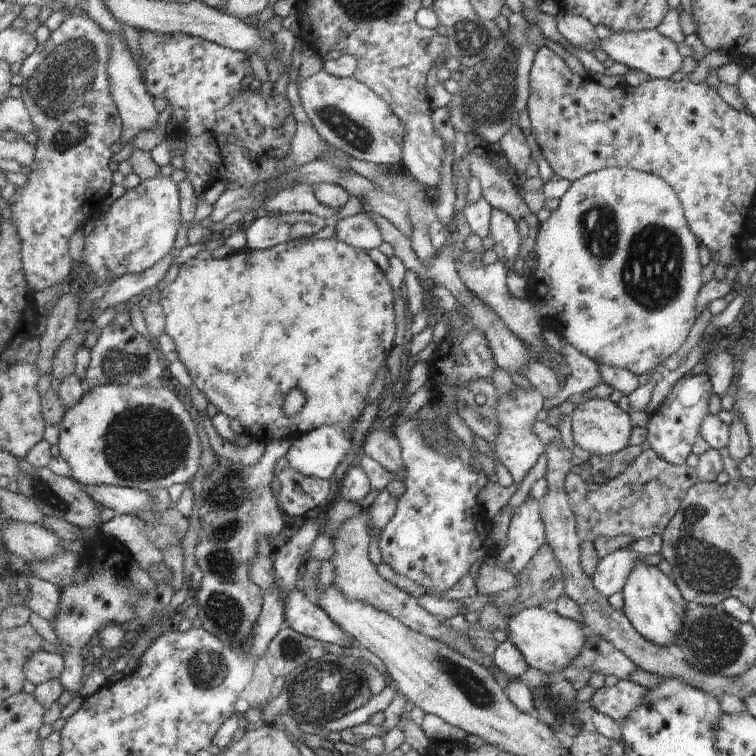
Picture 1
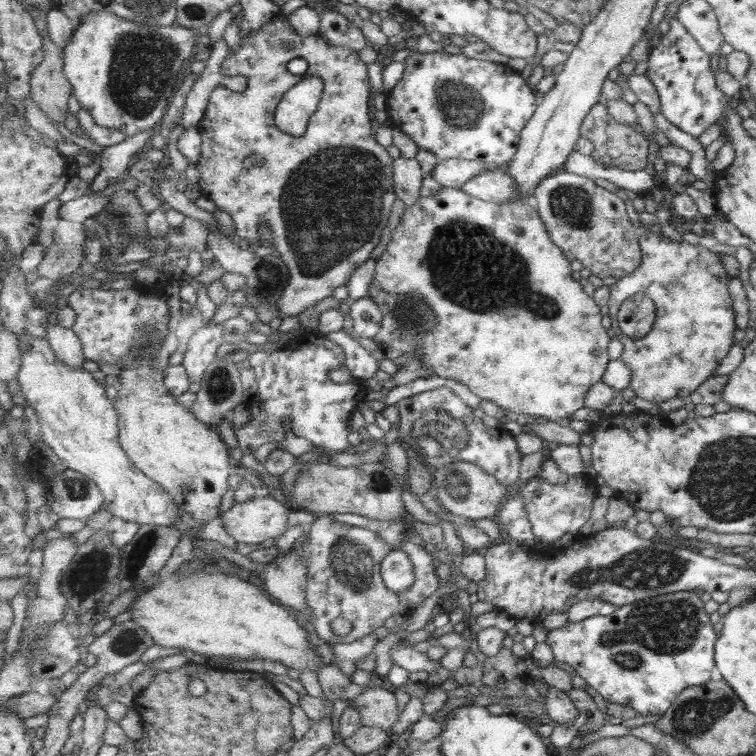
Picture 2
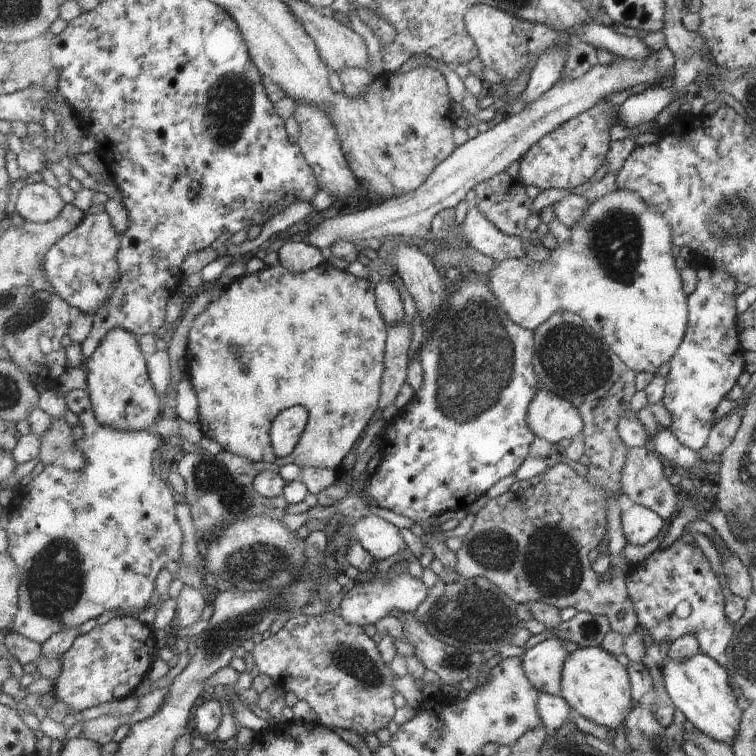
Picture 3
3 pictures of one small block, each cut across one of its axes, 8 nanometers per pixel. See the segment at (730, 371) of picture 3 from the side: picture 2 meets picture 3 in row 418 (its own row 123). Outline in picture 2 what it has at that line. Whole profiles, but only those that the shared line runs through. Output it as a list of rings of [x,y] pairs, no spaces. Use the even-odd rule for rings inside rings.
[[[675,16],[668,20],[668,28],[660,36],[658,45],[652,47],[648,55],[646,74],[659,91],[661,114],[675,128],[697,138],[707,126],[719,122],[723,108],[727,107],[729,97],[715,88],[713,74],[709,70],[709,58],[696,39]]]

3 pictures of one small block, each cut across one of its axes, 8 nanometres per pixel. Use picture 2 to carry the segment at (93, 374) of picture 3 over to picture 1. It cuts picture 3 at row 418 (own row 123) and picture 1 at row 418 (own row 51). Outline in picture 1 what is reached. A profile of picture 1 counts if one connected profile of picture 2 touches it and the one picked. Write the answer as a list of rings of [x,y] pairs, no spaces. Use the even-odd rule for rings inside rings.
[[[105,384],[88,390],[83,400],[69,408],[59,426],[58,448],[60,456],[70,467],[70,478],[77,482],[95,485],[117,485],[153,492],[157,488],[169,488],[173,484],[188,486],[193,476],[201,470],[200,428],[192,409],[184,403],[180,395],[166,386],[157,384],[147,387]]]

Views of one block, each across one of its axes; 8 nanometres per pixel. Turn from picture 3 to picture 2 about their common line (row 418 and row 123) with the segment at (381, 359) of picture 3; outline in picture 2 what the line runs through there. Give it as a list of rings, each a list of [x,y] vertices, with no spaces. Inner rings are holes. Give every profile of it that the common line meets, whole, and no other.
[[[281,13],[269,24],[266,24],[255,36],[248,36],[248,38],[241,39],[240,49],[235,51],[235,53],[230,52],[230,55],[222,64],[222,73],[225,76],[244,76],[247,80],[247,88],[241,92],[234,92],[225,86],[219,85],[212,92],[207,112],[198,126],[199,132],[202,134],[202,152],[199,163],[196,165],[196,169],[200,173],[200,181],[197,190],[202,196],[211,200],[216,208],[225,210],[225,212],[231,216],[236,226],[236,237],[239,241],[251,242],[254,243],[255,246],[268,246],[273,252],[277,250],[279,254],[283,254],[281,258],[283,258],[283,262],[285,262],[290,270],[290,279],[281,296],[281,301],[277,304],[279,320],[285,318],[285,316],[297,317],[301,313],[308,311],[309,308],[313,308],[315,304],[319,304],[321,300],[326,300],[329,299],[329,296],[333,296],[335,288],[346,286],[345,284],[349,282],[349,278],[353,276],[353,272],[357,270],[357,267],[363,264],[363,262],[367,262],[368,258],[371,258],[373,250],[375,250],[377,244],[381,242],[383,230],[389,226],[391,208],[393,208],[393,202],[398,198],[396,178],[393,169],[395,160],[389,156],[386,146],[376,139],[376,135],[373,135],[371,116],[369,116],[369,100],[371,100],[371,92],[373,89],[371,88],[371,82],[369,82],[369,74],[367,74],[367,64],[359,58],[357,50],[348,45],[331,44],[319,33],[313,36],[301,36],[300,33],[292,27],[288,16]],[[293,58],[303,58],[306,60],[309,65],[305,74],[297,76],[287,70],[287,64],[289,64]],[[314,76],[321,77],[325,81],[324,93],[317,112],[315,112],[309,121],[307,134],[295,140],[295,136],[291,136],[291,134],[277,128],[276,110],[286,92],[289,92],[289,90],[301,80]],[[264,222],[270,226],[272,232],[272,235],[267,240],[259,236],[259,228],[261,228]]]

